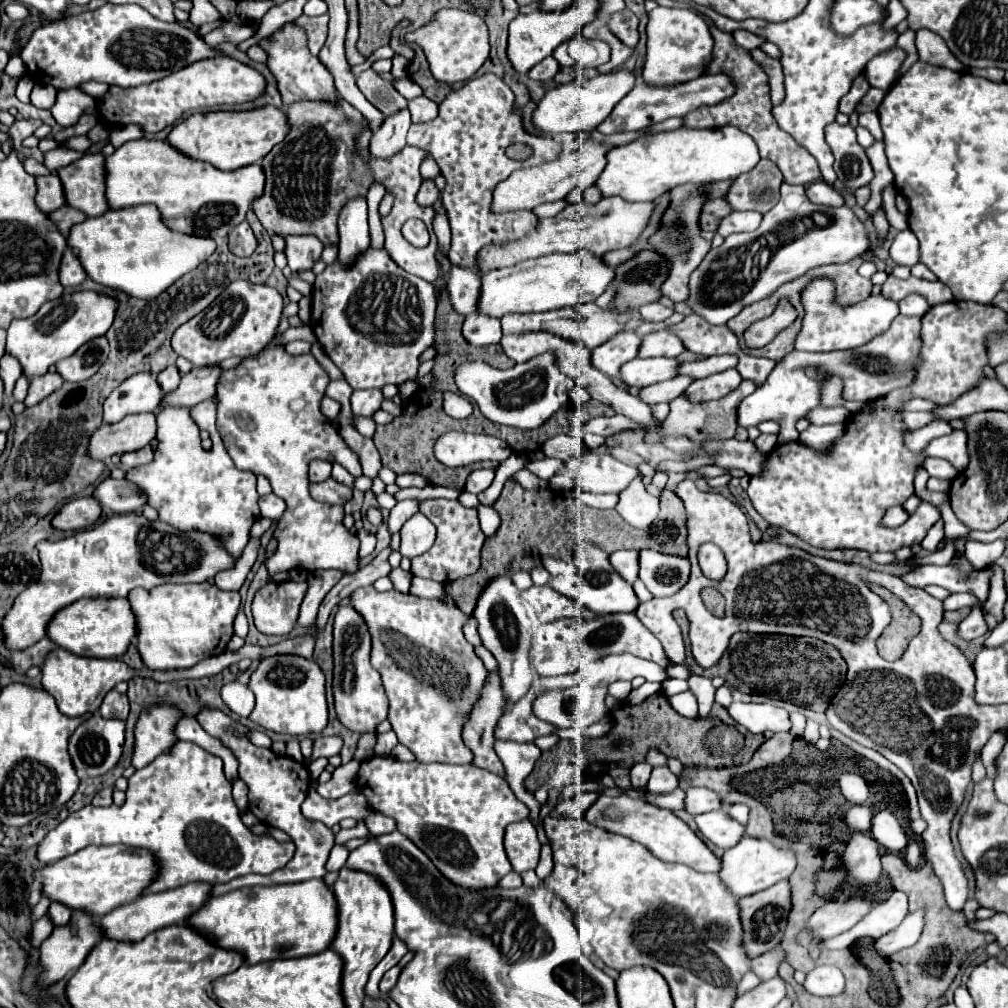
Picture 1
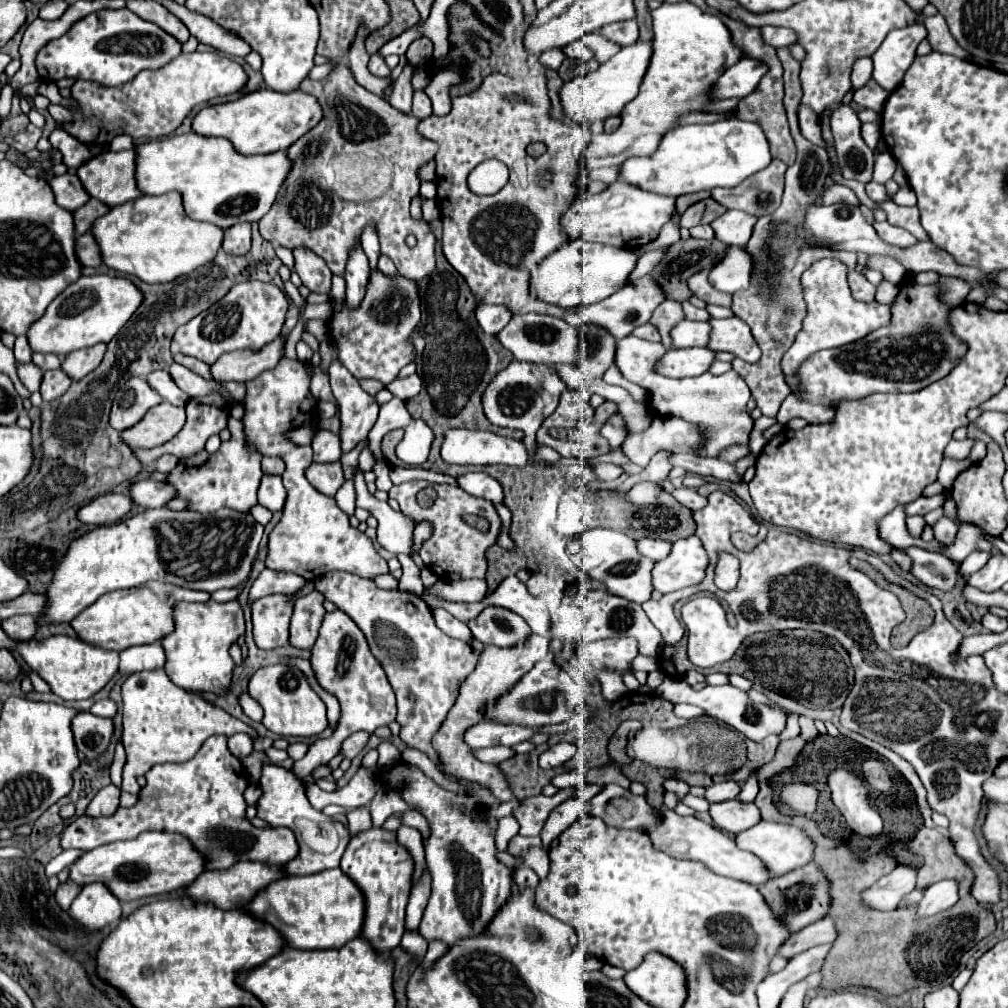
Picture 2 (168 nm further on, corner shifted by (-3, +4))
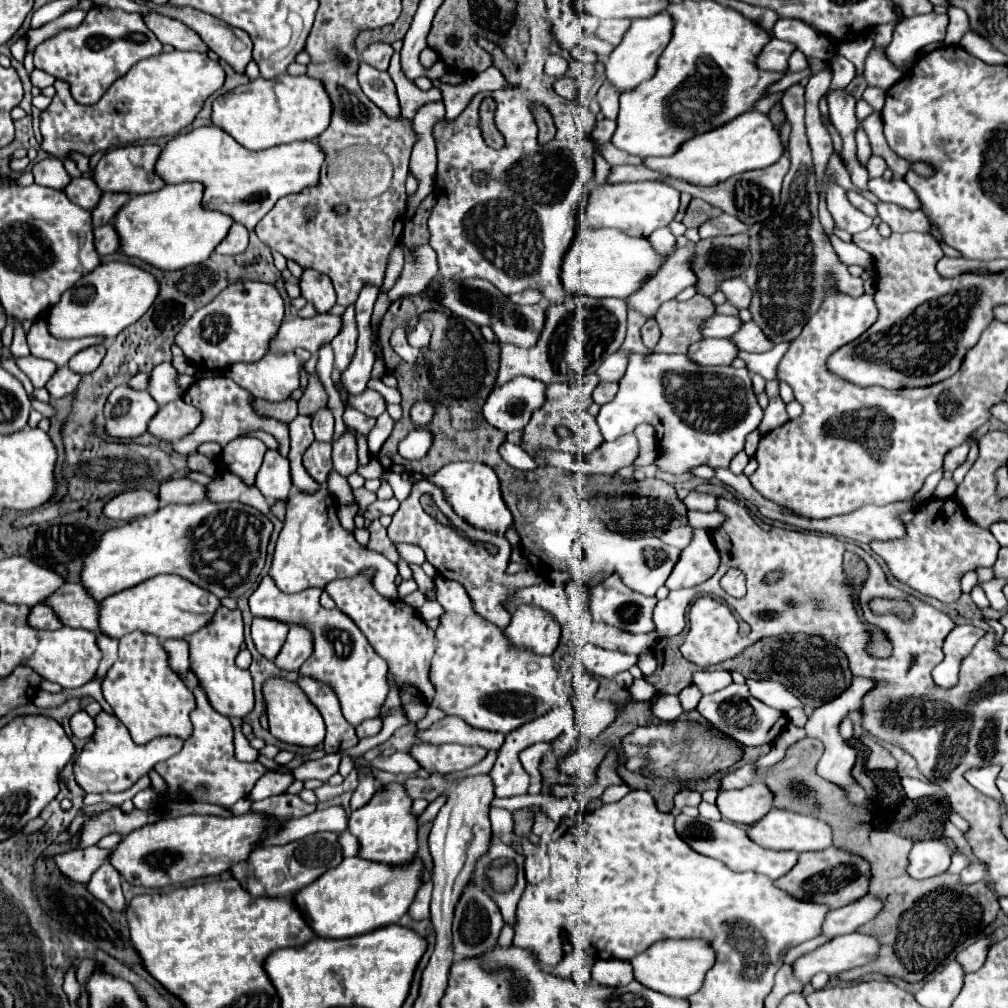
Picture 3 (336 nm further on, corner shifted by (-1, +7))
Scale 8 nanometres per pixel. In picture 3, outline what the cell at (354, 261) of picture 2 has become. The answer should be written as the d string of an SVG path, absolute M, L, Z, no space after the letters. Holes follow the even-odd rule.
M347 306L343 314L343 330L333 338L331 348L335 352L335 368L345 372L349 360L353 360L353 352L357 348L357 324L355 324L355 308Z

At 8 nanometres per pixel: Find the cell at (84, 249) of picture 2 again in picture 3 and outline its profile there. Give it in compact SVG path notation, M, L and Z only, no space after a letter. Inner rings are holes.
M105 224L101 228L95 228L95 248L101 256L117 252L121 246L119 242L121 242L121 238L119 238L113 224Z

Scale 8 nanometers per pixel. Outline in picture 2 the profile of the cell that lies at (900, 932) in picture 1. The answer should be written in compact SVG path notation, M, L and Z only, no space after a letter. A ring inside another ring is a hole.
M937 881L927 887L921 903L917 905L917 915L931 917L941 911L947 911L957 901L957 883L955 881Z

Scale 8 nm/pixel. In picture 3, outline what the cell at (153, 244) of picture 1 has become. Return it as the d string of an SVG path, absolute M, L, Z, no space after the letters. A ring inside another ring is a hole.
M199 182L167 184L165 188L133 196L115 216L113 226L121 236L121 252L141 258L161 270L181 270L209 258L217 244L227 236L233 218L203 206L203 190Z

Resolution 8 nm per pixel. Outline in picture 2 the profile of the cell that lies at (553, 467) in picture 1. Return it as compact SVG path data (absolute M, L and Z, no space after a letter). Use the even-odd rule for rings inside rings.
M591 463L591 469L595 471L595 475L601 479L601 481L613 481L621 475L621 469L613 463Z

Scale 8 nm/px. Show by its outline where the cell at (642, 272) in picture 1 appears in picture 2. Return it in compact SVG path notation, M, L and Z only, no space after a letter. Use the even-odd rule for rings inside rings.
M693 237L681 239L681 241L667 247L665 257L659 261L659 265L649 275L655 279L655 283L659 283L659 287L663 287L663 293L667 295L667 299L685 301L691 295L691 291L687 289L687 283L685 283L687 277L691 277L693 273L697 273L701 269L713 267L725 255L725 249L727 249L727 245L717 241L717 239L711 239L711 241L693 239Z

